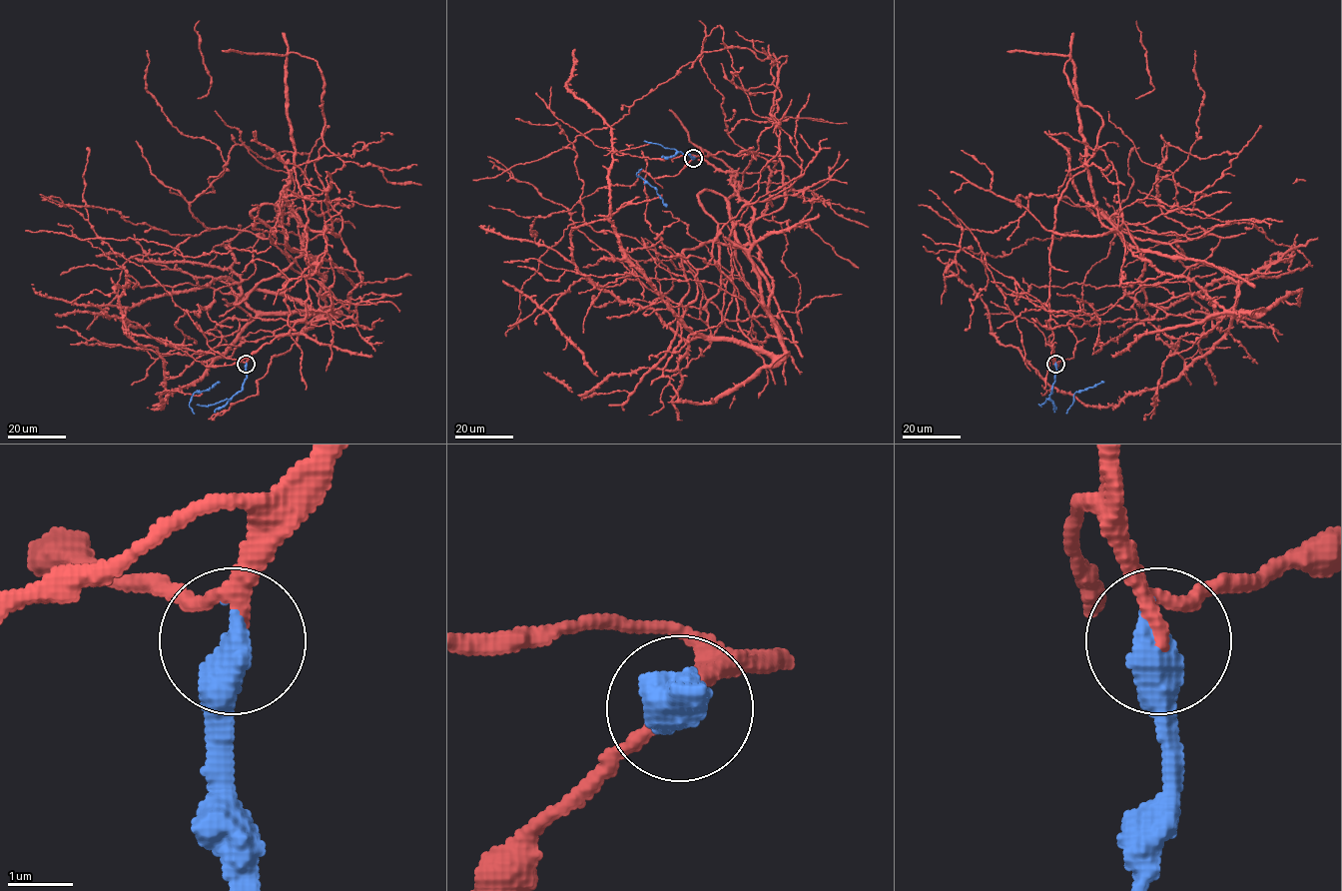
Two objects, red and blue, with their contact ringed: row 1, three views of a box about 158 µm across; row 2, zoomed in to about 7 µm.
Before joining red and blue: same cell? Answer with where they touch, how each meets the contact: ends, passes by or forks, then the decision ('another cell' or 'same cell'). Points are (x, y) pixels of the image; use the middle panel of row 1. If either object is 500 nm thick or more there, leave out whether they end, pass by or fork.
at (693, 158); same cell

